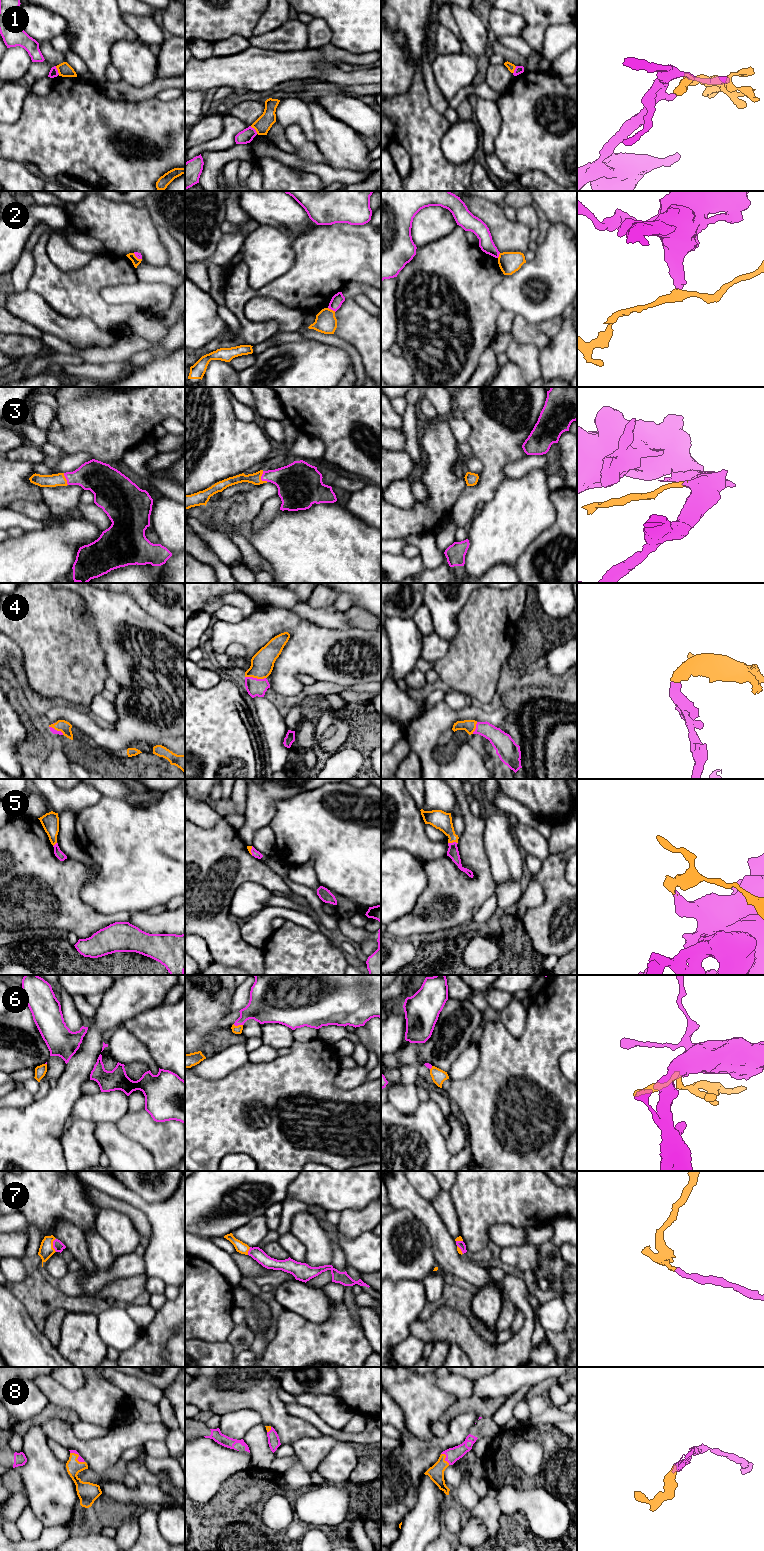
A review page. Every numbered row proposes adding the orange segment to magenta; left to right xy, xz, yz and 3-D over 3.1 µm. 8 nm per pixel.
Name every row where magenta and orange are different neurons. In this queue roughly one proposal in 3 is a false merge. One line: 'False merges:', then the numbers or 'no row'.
False merges: 1, 2

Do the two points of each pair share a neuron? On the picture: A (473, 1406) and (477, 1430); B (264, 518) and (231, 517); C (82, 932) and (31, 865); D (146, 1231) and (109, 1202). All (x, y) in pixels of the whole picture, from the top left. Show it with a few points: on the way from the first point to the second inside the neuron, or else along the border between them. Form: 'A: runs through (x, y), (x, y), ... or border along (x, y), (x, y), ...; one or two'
A: runs through (479, 1411), (483, 1415), (483, 1424); one
B: border along (268, 499), (248, 525); two
C: runs through (73, 915), (61, 903), (54, 887), (48, 882); one
D: runs through (139, 1221), (126, 1208), (119, 1205); one

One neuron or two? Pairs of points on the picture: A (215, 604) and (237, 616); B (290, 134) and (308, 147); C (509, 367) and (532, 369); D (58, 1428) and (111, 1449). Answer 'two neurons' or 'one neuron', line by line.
A: two neurons
B: one neuron
C: two neurons
D: one neuron

